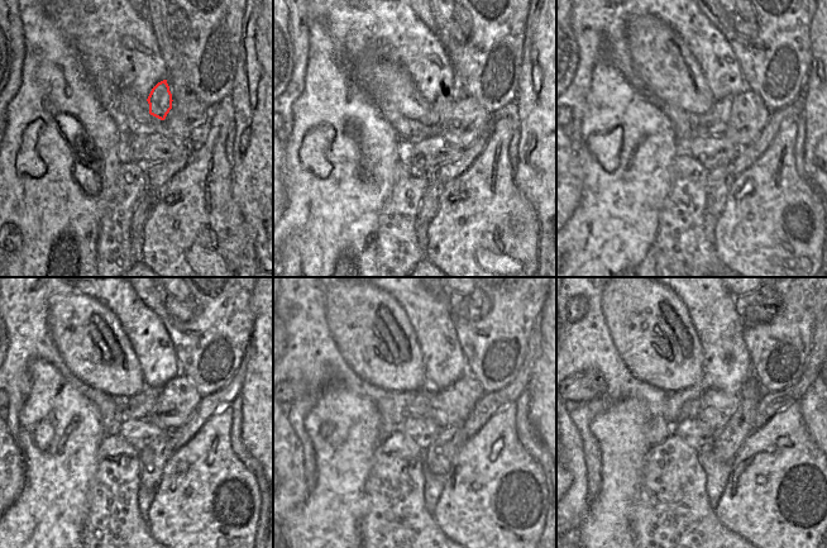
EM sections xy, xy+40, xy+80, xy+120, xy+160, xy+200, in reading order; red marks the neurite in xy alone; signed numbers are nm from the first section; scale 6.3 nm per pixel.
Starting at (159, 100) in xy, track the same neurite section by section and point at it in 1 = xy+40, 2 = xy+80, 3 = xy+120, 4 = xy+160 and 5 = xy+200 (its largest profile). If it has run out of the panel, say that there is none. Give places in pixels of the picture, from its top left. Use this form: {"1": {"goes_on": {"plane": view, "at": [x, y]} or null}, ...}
{"1": {"goes_on": {"plane": "xy+40", "at": [434, 123]}}, "2": {"goes_on": {"plane": "xy+80", "at": [713, 122]}}, "3": {"goes_on": {"plane": "xy+120", "at": [138, 406]}}, "4": {"goes_on": {"plane": "xy+160", "at": [414, 404]}}, "5": {"goes_on": {"plane": "xy+200", "at": [689, 410]}}}

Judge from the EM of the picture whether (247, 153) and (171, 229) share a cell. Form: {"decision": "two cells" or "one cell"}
{"decision": "two cells"}

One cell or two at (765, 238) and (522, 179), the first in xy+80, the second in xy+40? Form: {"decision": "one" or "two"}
{"decision": "two"}

